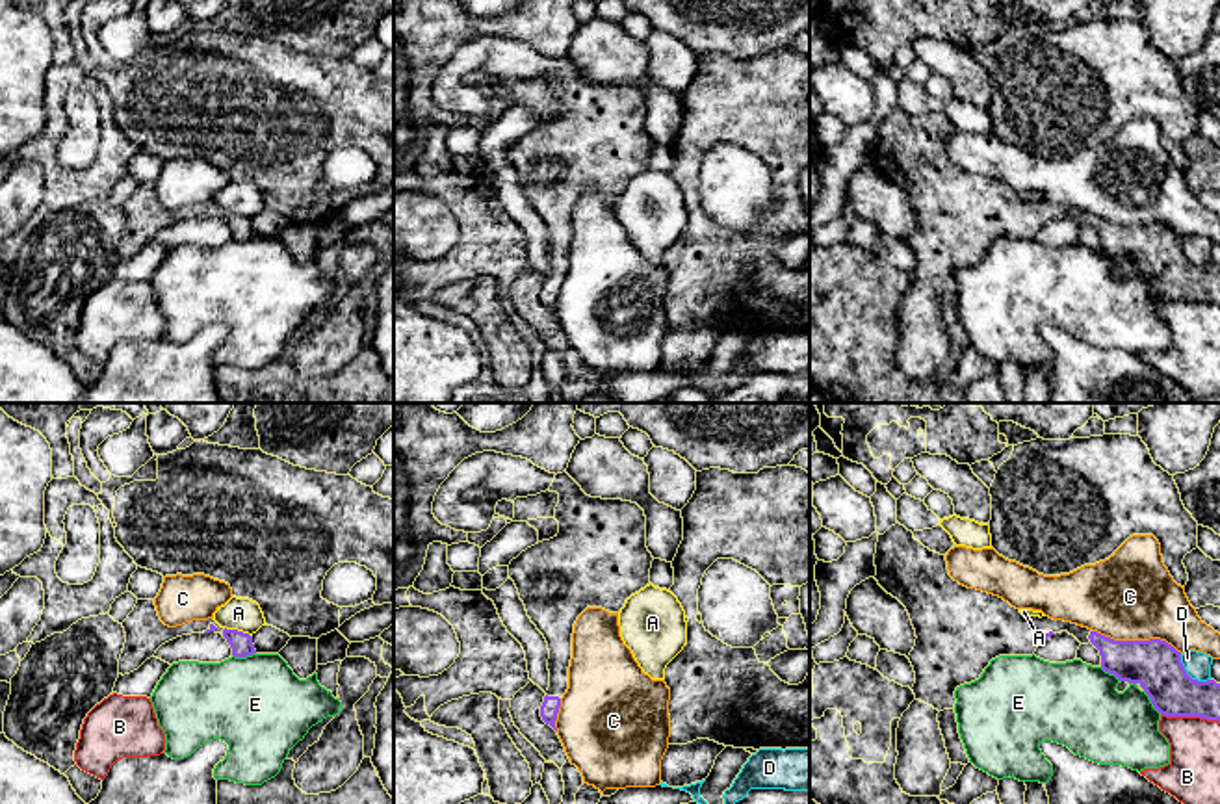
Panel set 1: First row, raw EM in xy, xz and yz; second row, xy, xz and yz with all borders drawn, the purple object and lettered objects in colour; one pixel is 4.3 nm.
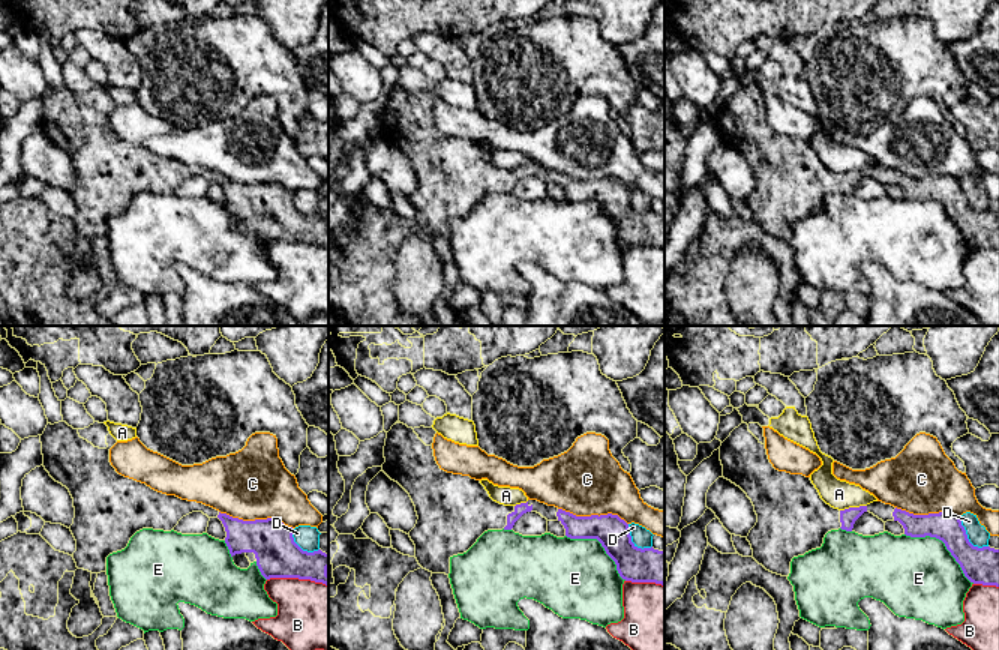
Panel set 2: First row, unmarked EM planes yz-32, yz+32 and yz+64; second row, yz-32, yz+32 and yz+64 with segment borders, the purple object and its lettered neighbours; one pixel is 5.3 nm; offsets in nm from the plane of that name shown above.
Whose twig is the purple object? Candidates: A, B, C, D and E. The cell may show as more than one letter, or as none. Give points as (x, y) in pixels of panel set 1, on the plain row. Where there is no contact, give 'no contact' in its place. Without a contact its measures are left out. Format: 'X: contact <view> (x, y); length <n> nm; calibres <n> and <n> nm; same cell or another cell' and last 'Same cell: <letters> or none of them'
A: contact xy (236, 214); length 120 nm; calibres 100 and 140 nm; another cell
B: contact yz (1191, 299); length 260 nm; calibres 200 and 220 nm; another cell
C: contact yz (1137, 225); length 400 nm; calibres 220 and 380 nm; another cell
D: contact yz (1187, 259); length 180 nm; calibres 220 and 110 nm; another cell
E: contact yz (1152, 286); length 130 nm; calibres 220 and 320 nm; another cell
Same cell: none of them

